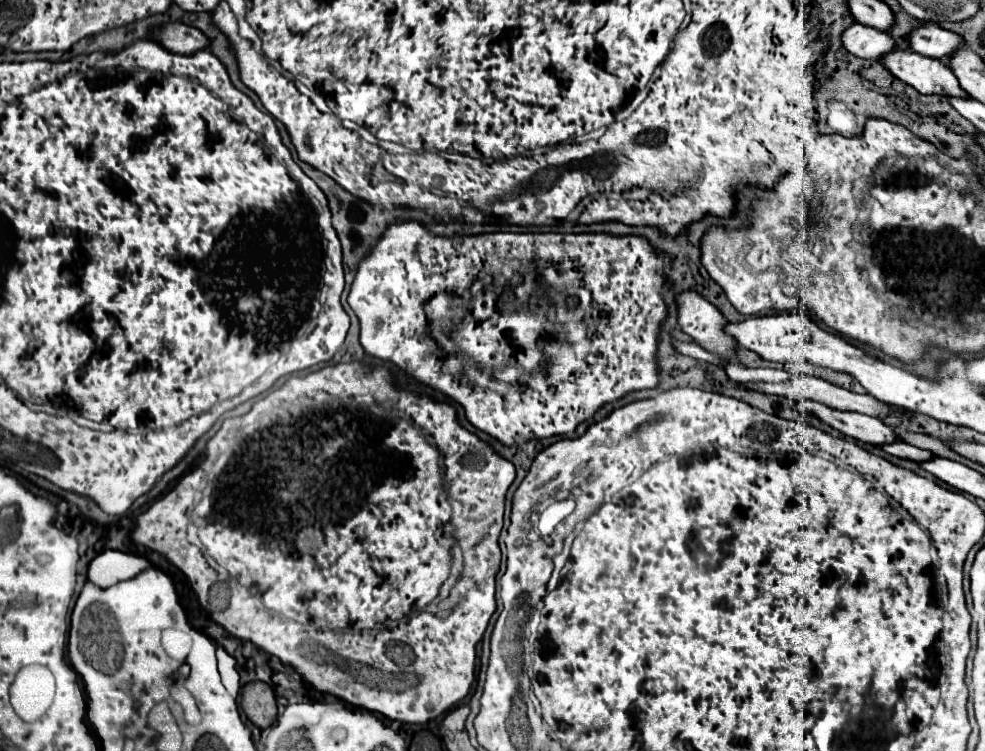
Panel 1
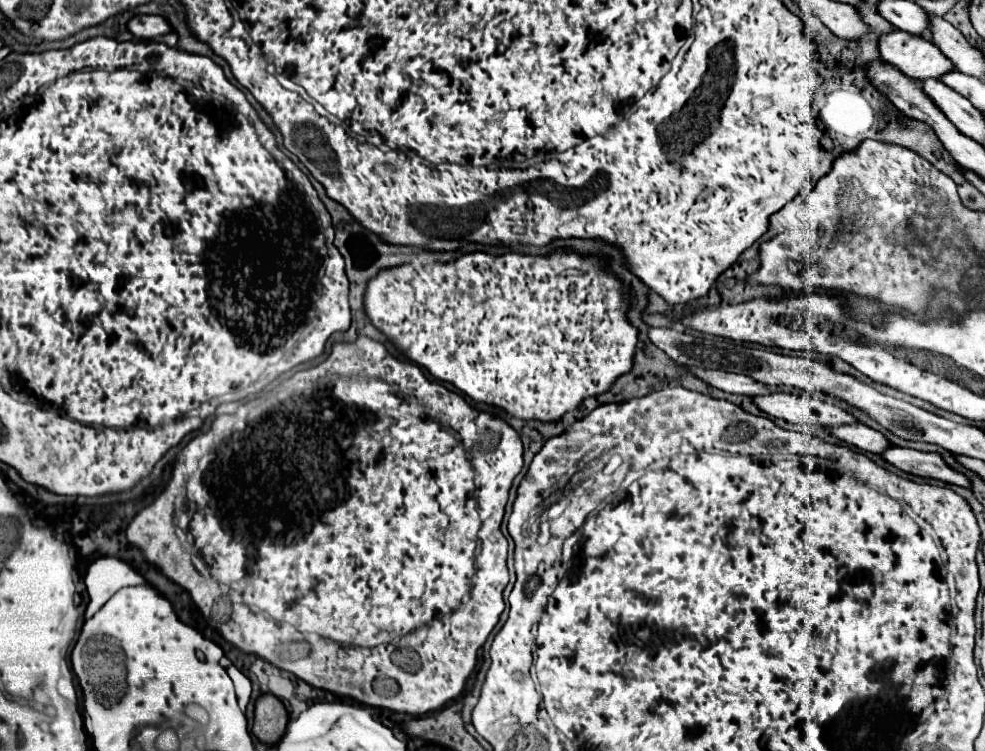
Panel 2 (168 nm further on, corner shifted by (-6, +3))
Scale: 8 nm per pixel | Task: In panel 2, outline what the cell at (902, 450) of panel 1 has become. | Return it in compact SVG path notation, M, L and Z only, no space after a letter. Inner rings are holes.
M857 423L857 425L839 425L839 427L831 427L829 431L831 431L831 435L835 435L837 439L841 439L845 443L855 445L863 451L877 453L877 455L885 453L885 449L891 447L891 441L883 433L879 433L879 431L875 431L867 425L861 425L861 423Z

